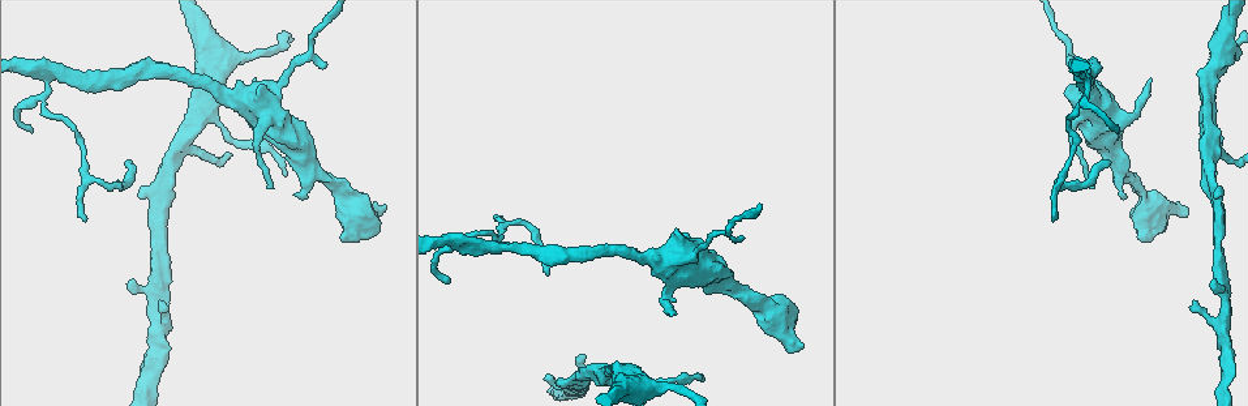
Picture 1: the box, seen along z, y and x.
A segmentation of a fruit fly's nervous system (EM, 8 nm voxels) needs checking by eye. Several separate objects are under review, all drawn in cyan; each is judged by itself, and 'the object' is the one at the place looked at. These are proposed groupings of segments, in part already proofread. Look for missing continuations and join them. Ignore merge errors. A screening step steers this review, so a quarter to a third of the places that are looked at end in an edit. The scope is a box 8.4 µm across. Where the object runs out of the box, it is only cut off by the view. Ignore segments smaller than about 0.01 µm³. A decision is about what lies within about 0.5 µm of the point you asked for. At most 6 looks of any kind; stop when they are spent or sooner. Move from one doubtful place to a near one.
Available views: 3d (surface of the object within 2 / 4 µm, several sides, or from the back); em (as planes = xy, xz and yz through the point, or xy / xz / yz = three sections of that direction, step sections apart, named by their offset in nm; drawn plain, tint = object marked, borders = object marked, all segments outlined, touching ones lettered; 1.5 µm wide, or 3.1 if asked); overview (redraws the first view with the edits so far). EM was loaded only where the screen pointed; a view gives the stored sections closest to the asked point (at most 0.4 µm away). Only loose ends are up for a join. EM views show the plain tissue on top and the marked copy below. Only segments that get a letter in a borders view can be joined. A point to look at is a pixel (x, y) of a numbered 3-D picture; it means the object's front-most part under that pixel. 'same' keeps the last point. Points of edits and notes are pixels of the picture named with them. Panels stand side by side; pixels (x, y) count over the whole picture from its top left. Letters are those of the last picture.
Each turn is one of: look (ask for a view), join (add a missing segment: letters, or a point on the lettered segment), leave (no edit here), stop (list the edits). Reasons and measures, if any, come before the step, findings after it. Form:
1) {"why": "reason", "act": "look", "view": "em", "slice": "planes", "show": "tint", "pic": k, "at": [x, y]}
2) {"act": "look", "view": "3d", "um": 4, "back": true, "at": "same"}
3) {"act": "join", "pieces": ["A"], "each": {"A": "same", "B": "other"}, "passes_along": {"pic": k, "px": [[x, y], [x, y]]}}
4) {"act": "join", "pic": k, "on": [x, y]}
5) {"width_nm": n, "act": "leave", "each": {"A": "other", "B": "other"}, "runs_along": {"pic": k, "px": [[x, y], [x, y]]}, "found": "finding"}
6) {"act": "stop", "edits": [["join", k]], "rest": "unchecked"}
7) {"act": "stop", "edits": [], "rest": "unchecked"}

{"why": "branch stops here", "act": "look", "view": "em", "slice": "planes", "show": "borders", "pic": 1, "at": [671, 314]}

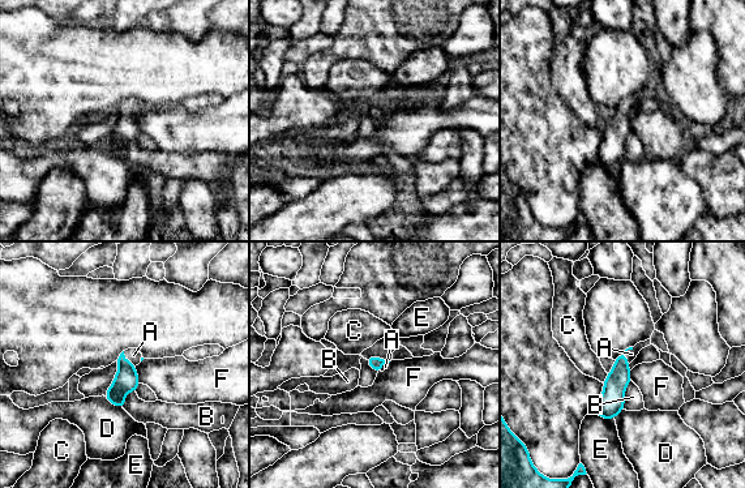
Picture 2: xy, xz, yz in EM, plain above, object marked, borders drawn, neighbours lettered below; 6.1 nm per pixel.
{"act": "join", "pieces": ["A"], "each": {"A": "same", "B": "other", "C": "other", "D": "other", "E": "other", "F": "other"}, "passes_along": {"pic": 2, "px": [[617, 380], [623, 354], [632, 354]]}, "found": "it goes on there"}

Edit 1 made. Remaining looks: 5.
{"why": "branch stops here", "act": "look", "view": "3d", "um": 2, "pic": 1, "at": [555, 382]}

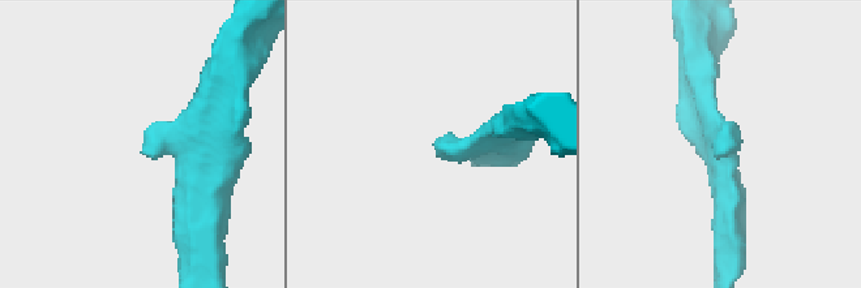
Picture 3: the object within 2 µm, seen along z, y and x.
{"why": "now the EM", "act": "look", "view": "em", "slice": "yz", "step": 8, "show": "tint", "pic": 3, "at": [439, 152]}

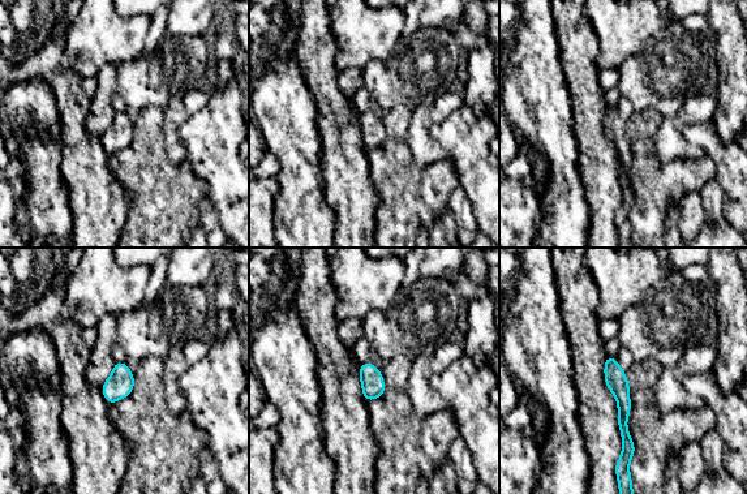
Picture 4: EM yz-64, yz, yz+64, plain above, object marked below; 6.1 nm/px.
{"why": "cut it another way", "act": "look", "view": "em", "slice": "planes", "show": "borders", "at": "same"}

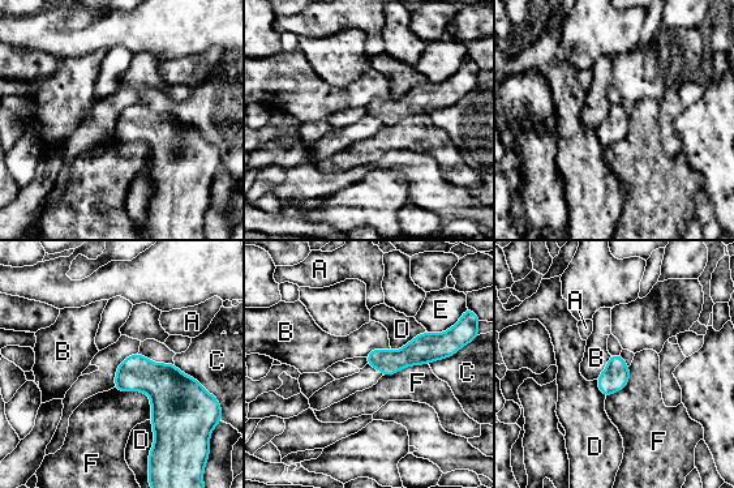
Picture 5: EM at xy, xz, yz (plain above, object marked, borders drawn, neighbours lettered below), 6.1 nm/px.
{"act": "leave", "each": {"A": "other", "B": "other", "C": "other", "D": "other", "E": "other", "F": "other"}, "runs_along": {"pic": 5, "px": [[446, 354], [370, 360]]}, "found": "no lettered segment goes on from it"}

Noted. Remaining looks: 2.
{"why": "free end", "act": "look", "view": "em", "slice": "planes", "show": "borders", "pic": 1, "at": [579, 359]}

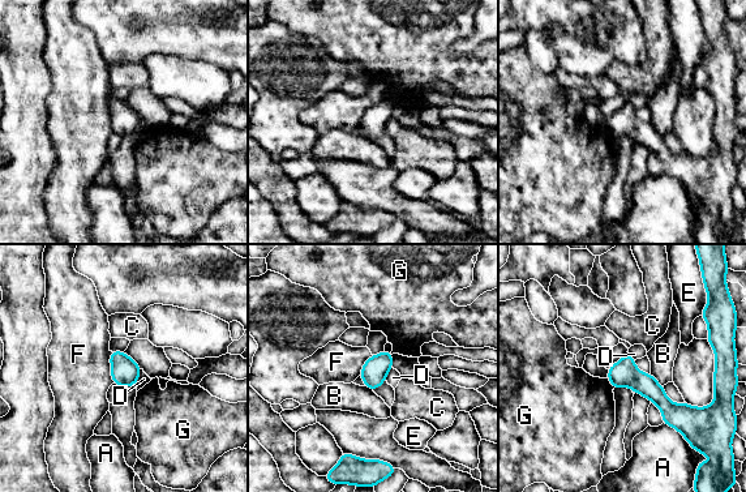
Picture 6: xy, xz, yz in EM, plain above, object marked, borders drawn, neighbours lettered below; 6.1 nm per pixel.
{"act": "leave", "each": {"A": "other", "B": "other", "C": "other", "D": "other", "E": "other", "F": "other", "G": "other"}, "border": {"pic": 6, "px": [[110, 351], [110, 375], [114, 383]]}, "found": "no lettered segment goes on from it"}

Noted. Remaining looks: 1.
{"act": "stop", "edits": [["join", 2]], "rest": "unchecked"}

